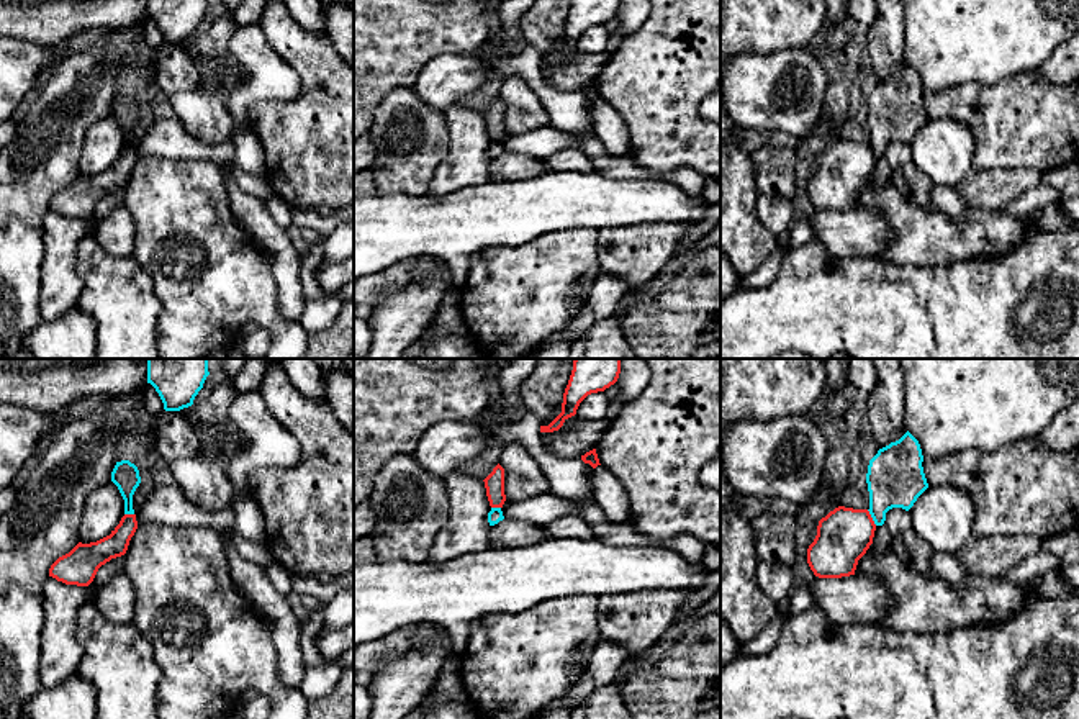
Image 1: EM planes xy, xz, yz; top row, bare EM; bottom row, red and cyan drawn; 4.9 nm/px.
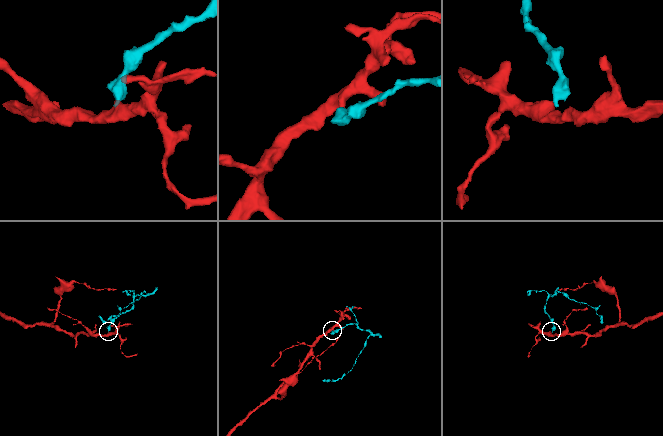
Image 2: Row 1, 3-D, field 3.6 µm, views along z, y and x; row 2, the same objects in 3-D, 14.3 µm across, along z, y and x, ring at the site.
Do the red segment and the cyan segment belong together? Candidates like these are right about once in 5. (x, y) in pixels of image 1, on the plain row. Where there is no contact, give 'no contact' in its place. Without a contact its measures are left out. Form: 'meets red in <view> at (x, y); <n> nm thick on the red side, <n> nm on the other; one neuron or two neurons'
meets red in yz at (871, 151); 260 nm thick on the red side, 280 nm on the other; two neurons

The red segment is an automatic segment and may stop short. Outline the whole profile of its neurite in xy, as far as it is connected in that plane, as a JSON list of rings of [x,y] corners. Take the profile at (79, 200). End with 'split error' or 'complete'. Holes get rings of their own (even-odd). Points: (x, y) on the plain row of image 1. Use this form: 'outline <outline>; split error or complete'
outline [[[124,147],[110,169],[90,177],[79,175],[59,190],[51,198],[49,210],[65,218],[88,219],[102,198],[126,187],[136,162],[136,147]]]; complete

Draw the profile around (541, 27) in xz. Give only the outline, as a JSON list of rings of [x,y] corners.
[[[535,0],[534,5],[519,18],[526,47],[549,59],[560,46],[563,26],[573,0]]]

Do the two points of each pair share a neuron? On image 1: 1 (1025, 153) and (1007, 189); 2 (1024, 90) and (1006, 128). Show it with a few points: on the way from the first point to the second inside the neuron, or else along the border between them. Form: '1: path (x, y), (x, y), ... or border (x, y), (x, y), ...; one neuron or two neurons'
1: border (981, 169), (1033, 167), (1042, 174); two neurons
2: path (1024, 100), (1024, 110), (1015, 118); one neuron

